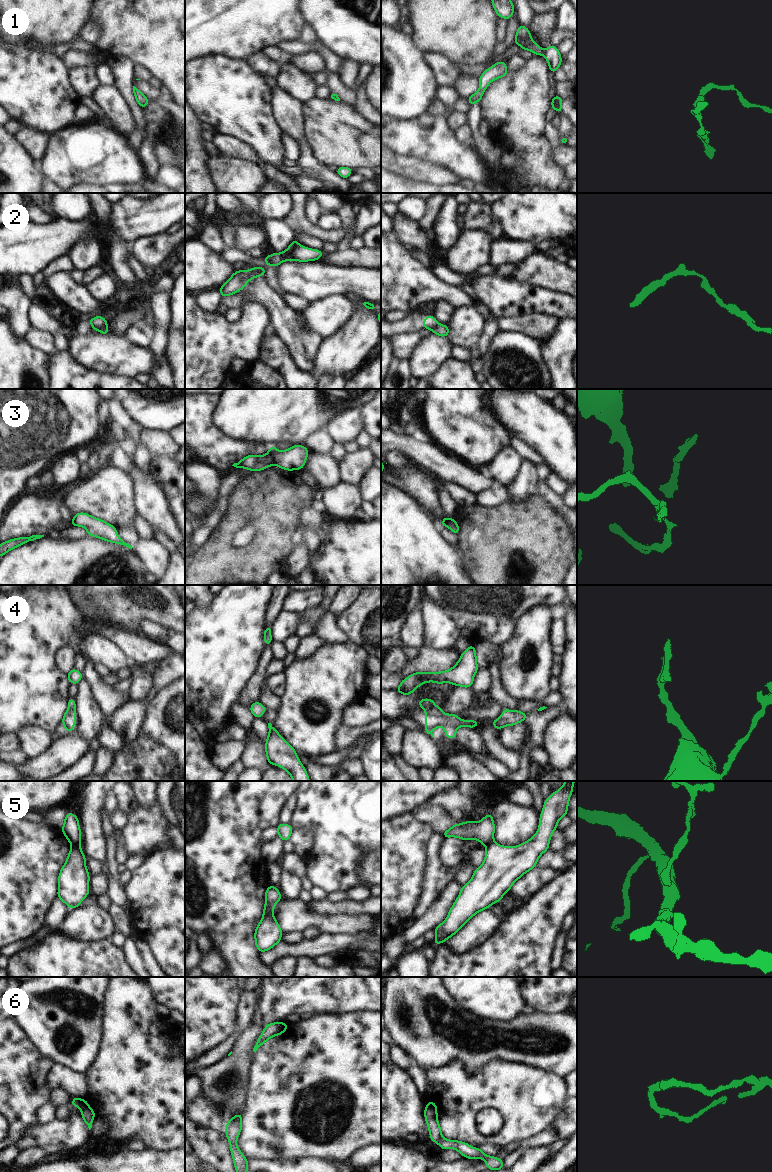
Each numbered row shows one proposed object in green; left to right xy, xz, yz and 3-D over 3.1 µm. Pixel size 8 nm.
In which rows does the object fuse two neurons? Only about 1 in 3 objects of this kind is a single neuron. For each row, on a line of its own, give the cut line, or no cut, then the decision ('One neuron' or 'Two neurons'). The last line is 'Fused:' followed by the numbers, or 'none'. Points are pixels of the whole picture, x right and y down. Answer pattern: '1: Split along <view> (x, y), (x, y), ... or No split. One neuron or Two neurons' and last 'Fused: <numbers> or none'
1: No split. One neuron
2: Split along xz (298, 244), (292, 250), (292, 259). Two neurons
3: Split along xz (268, 452), (274, 463). Two neurons
4: Split along yz (433, 704), (425, 708). Two neurons
5: Split along xy (72, 844), (79, 845). Two neurons
6: Split along xy (87, 1105), (83, 1109). Two neurons
Fused: 2, 3, 4, 5, 6

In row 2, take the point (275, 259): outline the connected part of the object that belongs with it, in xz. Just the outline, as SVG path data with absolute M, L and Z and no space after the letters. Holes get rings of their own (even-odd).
M294 239L291 245L282 253L273 253L269 256L263 257L266 265L271 265L273 267L278 267L280 263L284 261L293 260L292 250L297 246L298 240Z

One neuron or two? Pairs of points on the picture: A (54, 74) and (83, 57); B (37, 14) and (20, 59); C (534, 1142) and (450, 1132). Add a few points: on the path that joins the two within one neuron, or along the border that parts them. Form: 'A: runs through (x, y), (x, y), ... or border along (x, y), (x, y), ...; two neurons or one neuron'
A: border along (61, 57), (71, 68); two neurons
B: border along (10, 43), (30, 48); two neurons
C: border along (546, 1127), (536, 1135), (525, 1140); two neurons

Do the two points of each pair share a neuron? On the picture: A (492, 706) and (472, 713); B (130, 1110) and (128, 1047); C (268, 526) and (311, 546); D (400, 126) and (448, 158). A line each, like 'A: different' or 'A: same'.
A: same
B: same
C: different
D: same

